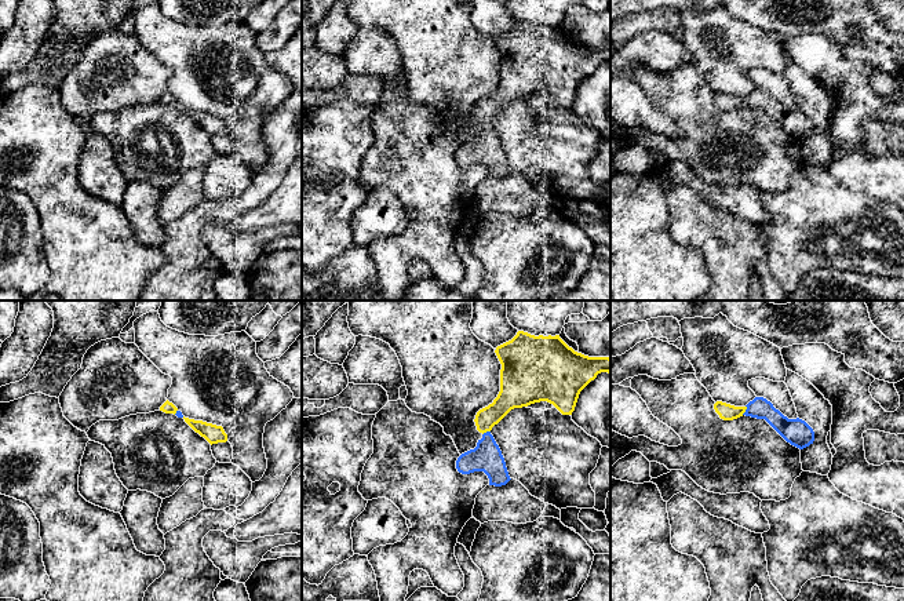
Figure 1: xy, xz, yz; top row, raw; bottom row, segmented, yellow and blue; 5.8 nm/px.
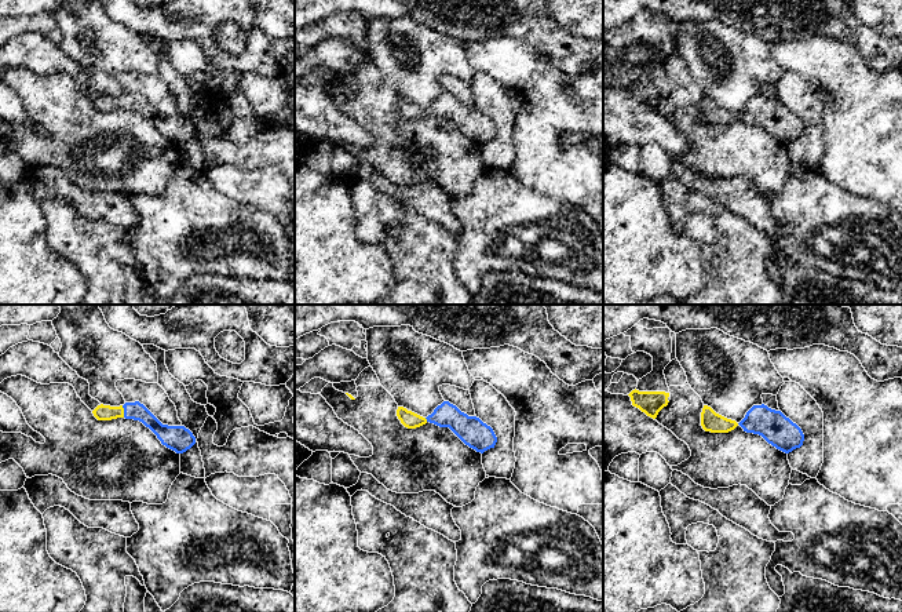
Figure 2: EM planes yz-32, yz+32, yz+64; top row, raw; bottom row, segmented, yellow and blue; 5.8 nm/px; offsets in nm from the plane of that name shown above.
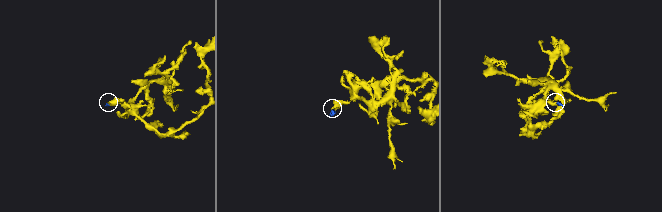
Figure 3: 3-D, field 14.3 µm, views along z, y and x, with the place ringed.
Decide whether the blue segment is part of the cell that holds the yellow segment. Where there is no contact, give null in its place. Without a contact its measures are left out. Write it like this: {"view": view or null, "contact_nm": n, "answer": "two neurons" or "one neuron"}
{"view": "yz", "contact_nm": 60, "answer": "one neuron"}

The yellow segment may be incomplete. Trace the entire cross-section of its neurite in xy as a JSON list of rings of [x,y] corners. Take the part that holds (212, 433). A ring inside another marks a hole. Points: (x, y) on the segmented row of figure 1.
[[[185,416],[183,419],[196,433],[204,437],[211,445],[227,441],[227,434],[225,433],[222,426],[216,426],[203,420],[189,419]]]

